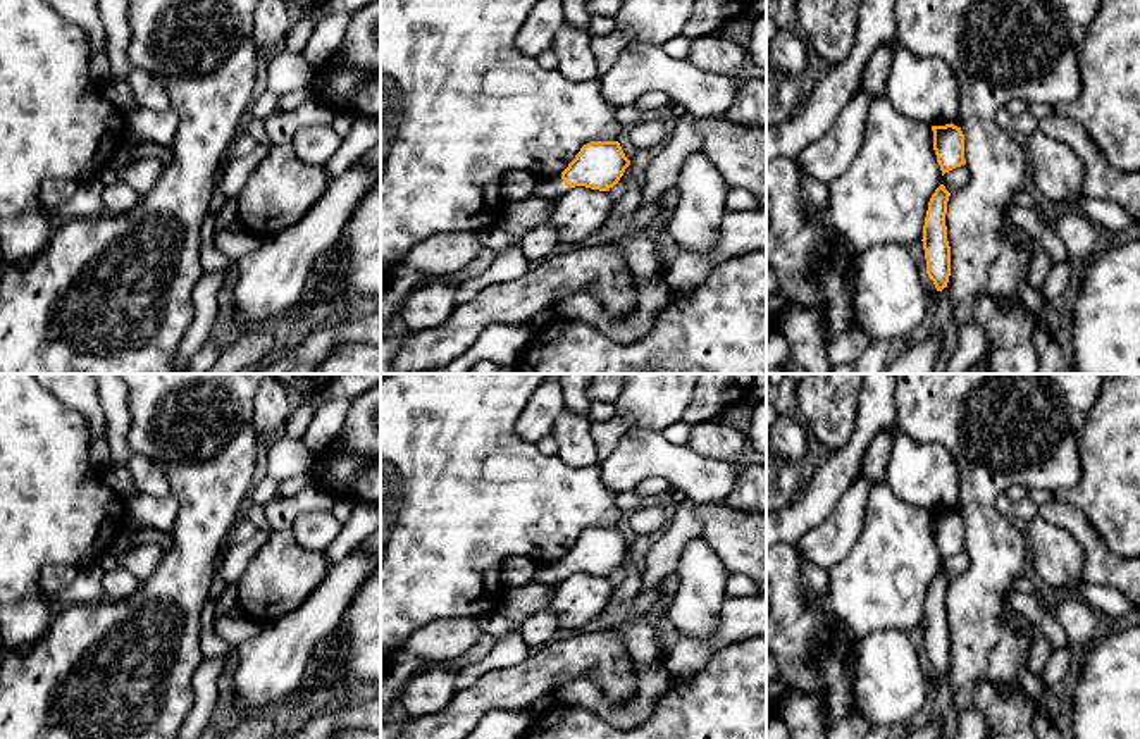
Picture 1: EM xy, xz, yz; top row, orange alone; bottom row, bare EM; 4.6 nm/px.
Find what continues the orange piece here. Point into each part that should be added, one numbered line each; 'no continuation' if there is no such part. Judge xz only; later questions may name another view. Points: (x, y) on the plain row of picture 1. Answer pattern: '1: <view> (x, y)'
1: xz (551, 574)

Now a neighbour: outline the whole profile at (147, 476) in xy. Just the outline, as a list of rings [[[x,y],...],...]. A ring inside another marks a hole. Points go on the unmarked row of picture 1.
[[[134,453],[127,463],[133,484],[141,494],[164,498],[172,494],[170,486],[160,470],[160,467],[150,462],[146,456]]]

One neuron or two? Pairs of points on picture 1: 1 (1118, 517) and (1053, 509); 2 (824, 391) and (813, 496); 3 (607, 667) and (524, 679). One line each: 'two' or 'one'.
1: two
2: two
3: one

